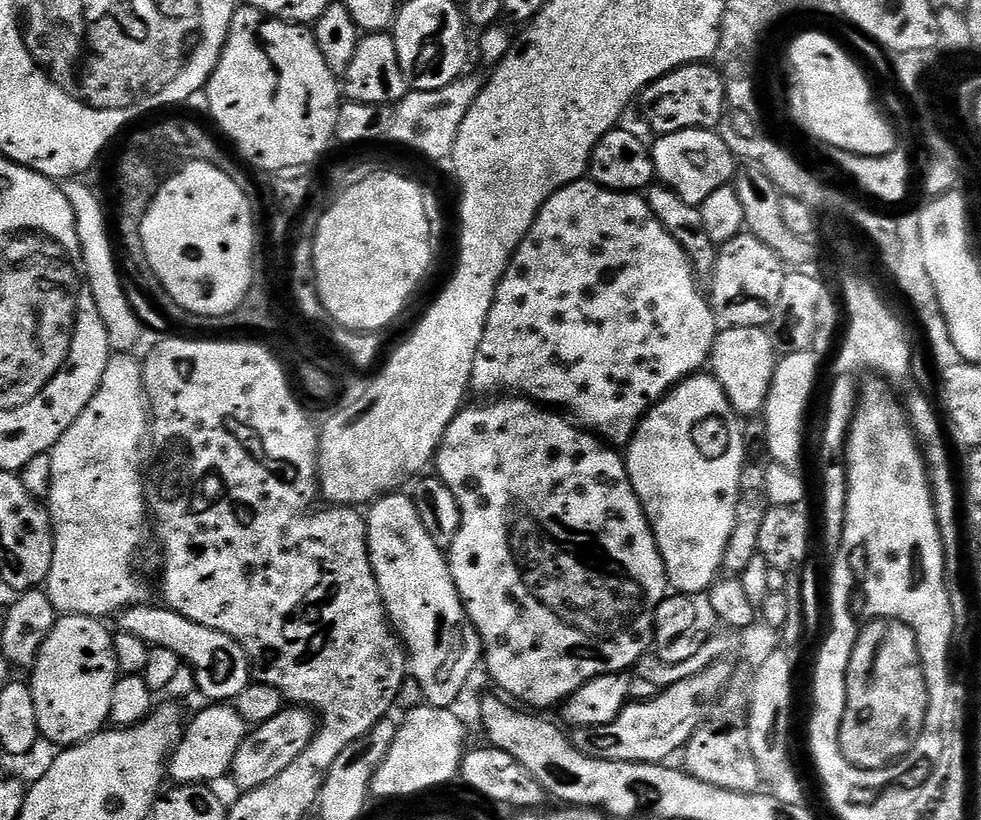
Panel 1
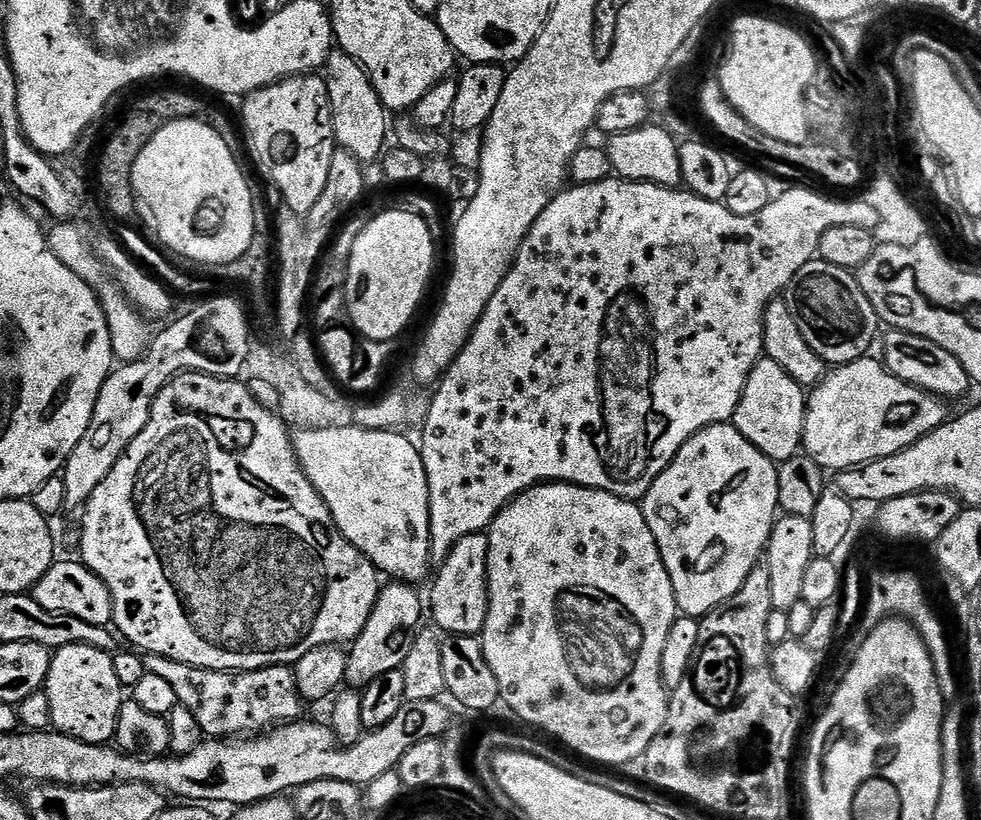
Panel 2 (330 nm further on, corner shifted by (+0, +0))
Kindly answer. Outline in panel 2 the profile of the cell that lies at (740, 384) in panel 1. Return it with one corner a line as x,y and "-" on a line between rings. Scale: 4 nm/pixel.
762,358
754,370
750,370
750,378
746,378
746,386
731,423
762,454
769,456
773,462
783,462
801,451
807,409
805,388
794,382
794,378
790,378
778,362

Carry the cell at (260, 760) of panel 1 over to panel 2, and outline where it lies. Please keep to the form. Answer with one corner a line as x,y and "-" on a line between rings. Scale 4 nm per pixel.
388,582
381,587
380,597
362,634
358,634
358,638
347,649
348,665
344,678
353,689
363,689
364,685
374,682
374,678
390,674
390,670
403,669
406,654
410,654
410,646
414,646
416,635
420,633
420,619
426,616
425,601
424,604
420,601
416,591
413,585
403,582

